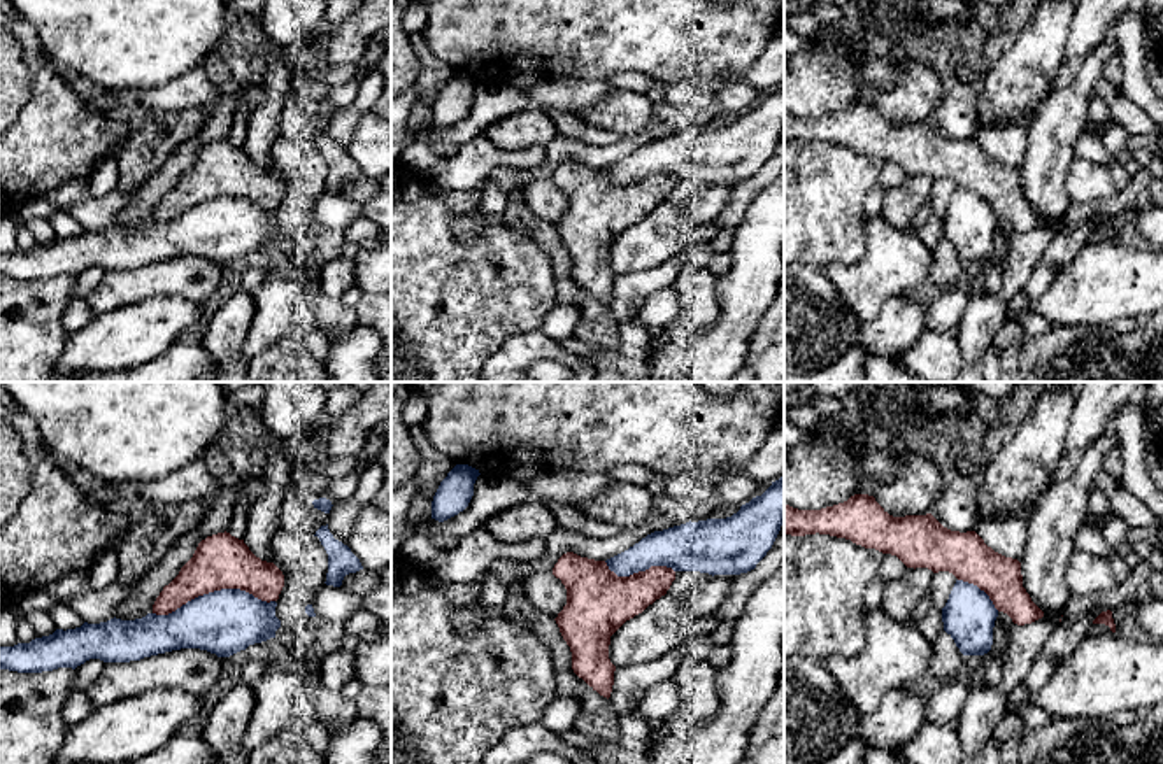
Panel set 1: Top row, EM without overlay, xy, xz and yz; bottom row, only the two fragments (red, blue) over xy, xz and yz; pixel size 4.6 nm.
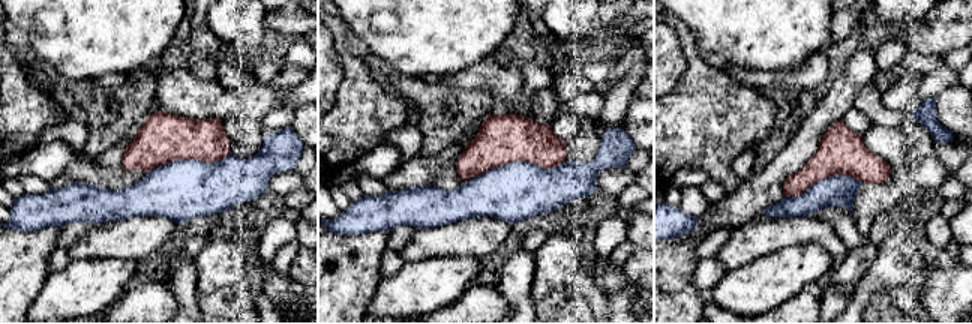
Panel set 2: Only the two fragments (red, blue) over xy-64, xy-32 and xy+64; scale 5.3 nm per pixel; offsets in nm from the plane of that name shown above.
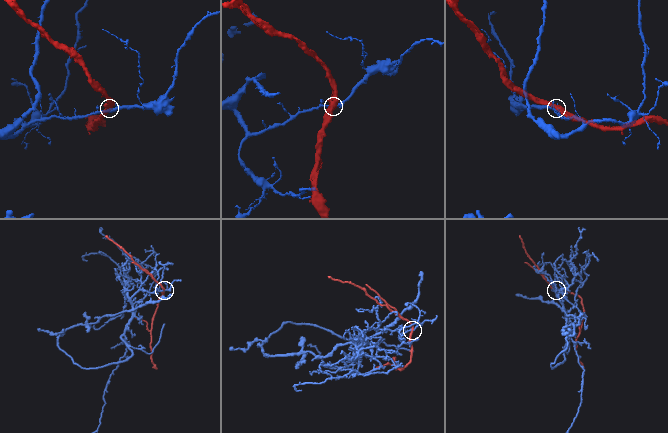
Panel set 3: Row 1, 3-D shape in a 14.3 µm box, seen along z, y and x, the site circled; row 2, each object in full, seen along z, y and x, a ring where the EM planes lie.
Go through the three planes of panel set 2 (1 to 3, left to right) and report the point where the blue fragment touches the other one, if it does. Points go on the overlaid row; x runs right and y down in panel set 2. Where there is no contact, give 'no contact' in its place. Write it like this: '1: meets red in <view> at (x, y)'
1: meets red in xy-64 at (189, 158)
2: meets red in xy-32 at (515, 159)
3: meets red in xy+64 at (822, 179)

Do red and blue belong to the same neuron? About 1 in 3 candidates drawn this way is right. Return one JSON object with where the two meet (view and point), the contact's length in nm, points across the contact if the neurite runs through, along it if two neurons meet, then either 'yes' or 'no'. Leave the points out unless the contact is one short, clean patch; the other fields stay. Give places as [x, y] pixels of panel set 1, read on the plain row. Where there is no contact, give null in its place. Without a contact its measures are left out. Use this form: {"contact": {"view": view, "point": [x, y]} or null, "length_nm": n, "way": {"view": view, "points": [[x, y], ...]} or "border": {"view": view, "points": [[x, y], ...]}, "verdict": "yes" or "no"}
{"contact": {"view": "xy", "point": [213, 198]}, "length_nm": 550, "verdict": "no"}

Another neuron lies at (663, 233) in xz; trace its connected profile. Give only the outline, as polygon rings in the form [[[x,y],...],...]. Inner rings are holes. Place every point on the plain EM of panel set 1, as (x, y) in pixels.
[[[665,202],[610,244],[609,266],[616,275],[653,270],[682,256],[691,244],[691,230],[688,214]]]

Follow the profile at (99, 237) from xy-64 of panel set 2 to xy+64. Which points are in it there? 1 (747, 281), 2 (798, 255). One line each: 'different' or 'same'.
1: different
2: different

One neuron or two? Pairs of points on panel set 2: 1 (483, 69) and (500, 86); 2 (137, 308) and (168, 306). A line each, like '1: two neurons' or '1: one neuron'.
1: one neuron
2: one neuron

